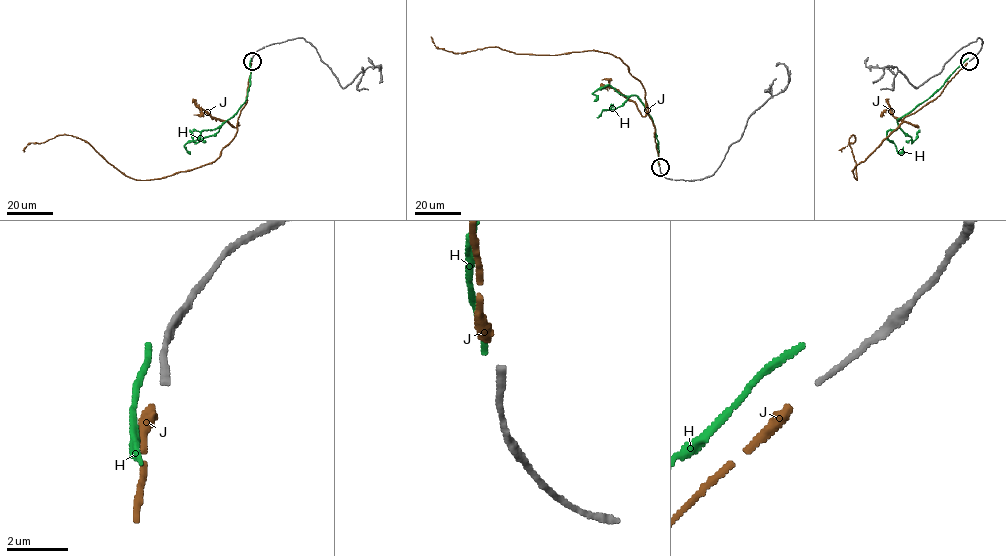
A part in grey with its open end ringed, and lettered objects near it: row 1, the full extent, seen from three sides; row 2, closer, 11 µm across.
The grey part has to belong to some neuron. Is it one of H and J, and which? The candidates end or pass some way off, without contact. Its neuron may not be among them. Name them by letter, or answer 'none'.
J

